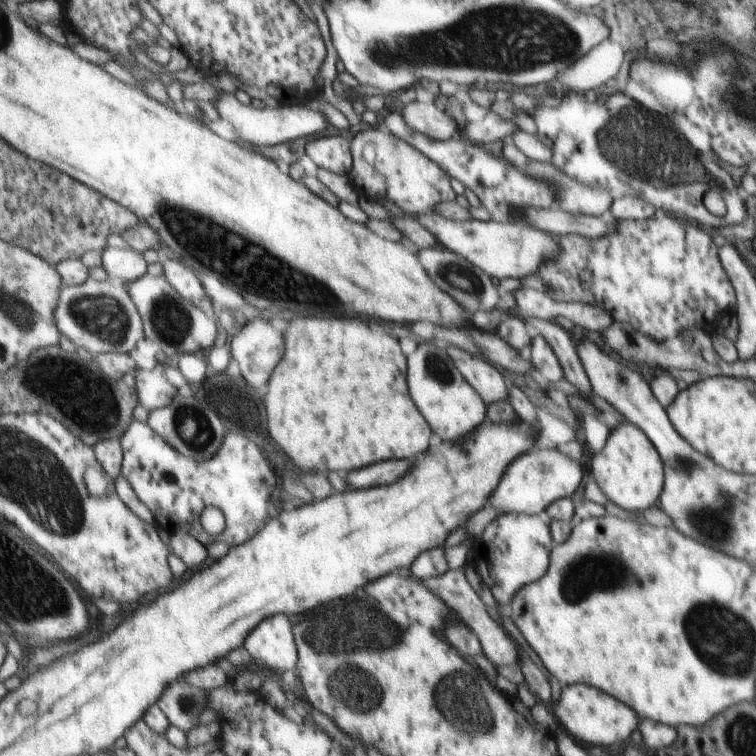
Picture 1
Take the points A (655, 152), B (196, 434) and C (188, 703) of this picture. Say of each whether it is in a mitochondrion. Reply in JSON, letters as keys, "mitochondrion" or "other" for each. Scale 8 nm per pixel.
{"A":"mitochondrion","B":"mitochondrion","C":"mitochondrion"}

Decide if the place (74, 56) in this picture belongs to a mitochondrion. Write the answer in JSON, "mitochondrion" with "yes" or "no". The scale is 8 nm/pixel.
{"mitochondrion":"no"}

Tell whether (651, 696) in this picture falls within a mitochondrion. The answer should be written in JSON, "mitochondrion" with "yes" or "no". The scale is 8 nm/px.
{"mitochondrion":"no"}

